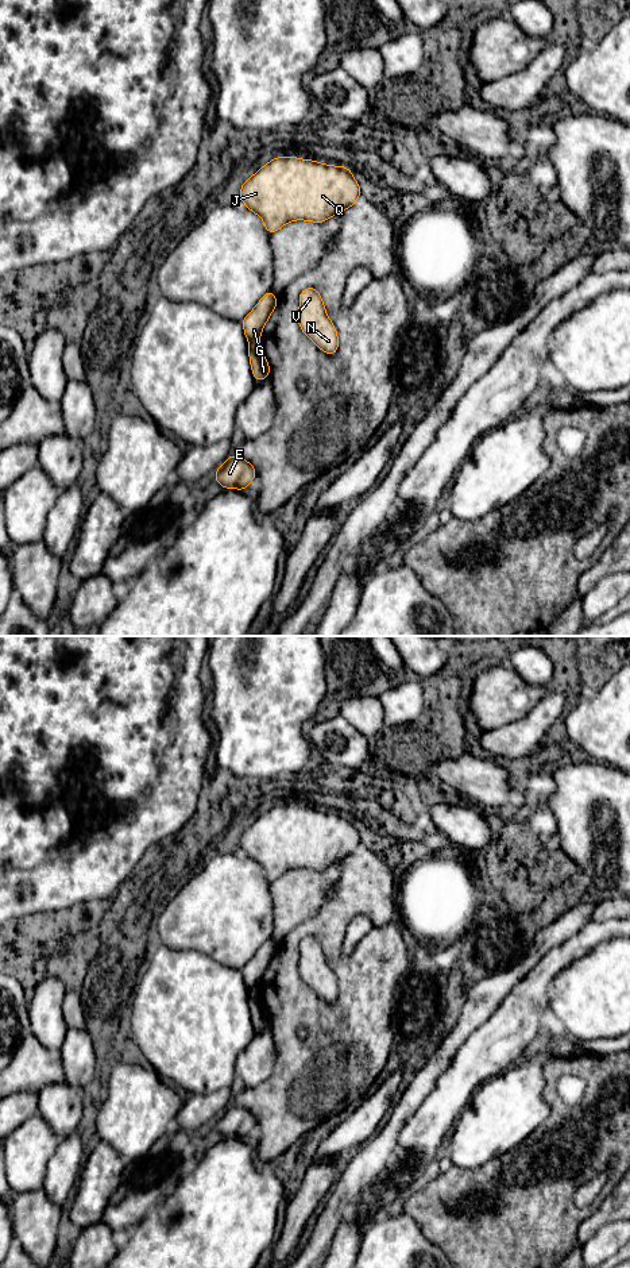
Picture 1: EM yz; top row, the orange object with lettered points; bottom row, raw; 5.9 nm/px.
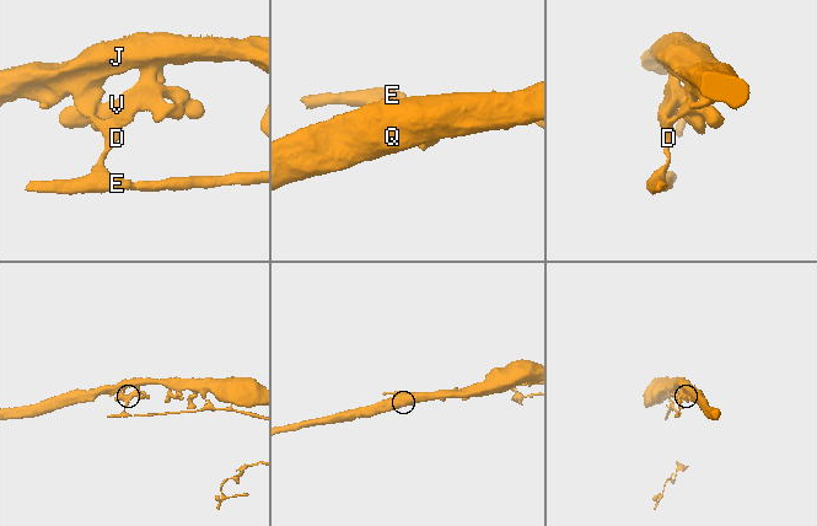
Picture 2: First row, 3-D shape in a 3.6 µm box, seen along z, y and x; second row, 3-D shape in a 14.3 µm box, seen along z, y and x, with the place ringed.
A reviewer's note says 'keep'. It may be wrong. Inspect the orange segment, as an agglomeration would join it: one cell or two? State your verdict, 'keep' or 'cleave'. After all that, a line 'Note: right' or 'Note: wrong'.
cleave
Note: wrong

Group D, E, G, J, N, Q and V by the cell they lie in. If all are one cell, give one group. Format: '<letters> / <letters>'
D E / G J N Q V

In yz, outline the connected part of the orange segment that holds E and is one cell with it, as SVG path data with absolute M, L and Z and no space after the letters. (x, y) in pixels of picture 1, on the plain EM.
M233 1102L214 1121L214 1128L223 1137L244 1138L254 1126L256 1126L254 1114Z

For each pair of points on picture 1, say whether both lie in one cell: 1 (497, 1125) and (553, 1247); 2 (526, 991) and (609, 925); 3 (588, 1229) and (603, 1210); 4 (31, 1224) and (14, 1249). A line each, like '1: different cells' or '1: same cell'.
1: different cells
2: same cell
3: same cell
4: different cells

